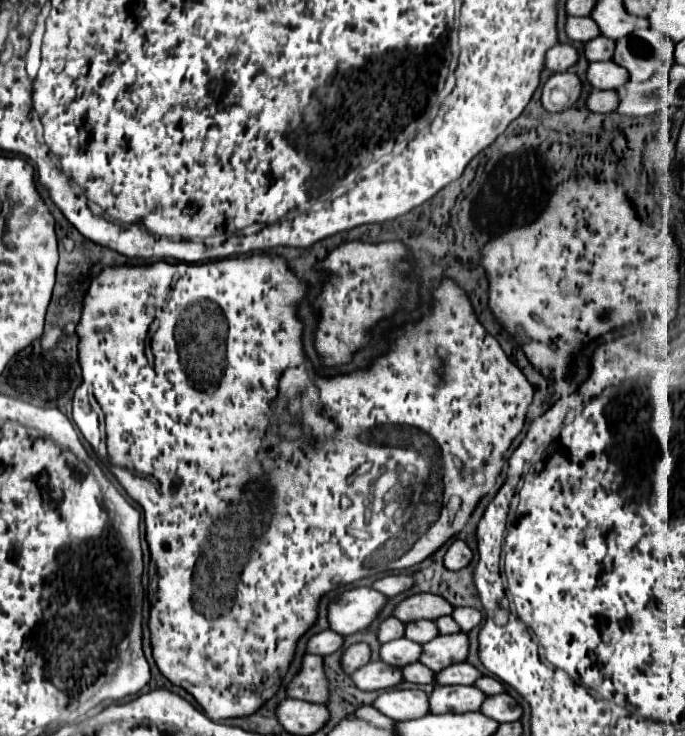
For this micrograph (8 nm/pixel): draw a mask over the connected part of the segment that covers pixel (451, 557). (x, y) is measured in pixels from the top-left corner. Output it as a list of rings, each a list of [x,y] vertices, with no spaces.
[[[453,541],[445,553],[445,567],[451,571],[459,571],[467,567],[473,559],[473,551],[463,541]]]

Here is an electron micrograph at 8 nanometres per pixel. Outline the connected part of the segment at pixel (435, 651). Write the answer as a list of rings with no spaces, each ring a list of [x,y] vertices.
[[[465,633],[455,635],[439,635],[433,641],[423,645],[421,663],[439,673],[441,669],[467,661],[469,655],[469,637]]]

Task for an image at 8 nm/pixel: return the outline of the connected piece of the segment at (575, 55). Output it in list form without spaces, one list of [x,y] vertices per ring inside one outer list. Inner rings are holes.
[[[555,45],[547,51],[545,67],[549,71],[567,71],[571,65],[575,65],[579,59],[579,51],[573,45]]]

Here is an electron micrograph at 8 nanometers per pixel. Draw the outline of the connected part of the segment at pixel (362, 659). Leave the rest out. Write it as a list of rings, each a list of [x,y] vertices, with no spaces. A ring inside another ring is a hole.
[[[357,643],[357,645],[351,645],[345,653],[343,653],[343,659],[341,659],[341,665],[343,669],[351,675],[355,673],[357,669],[361,669],[363,665],[367,665],[371,661],[371,649],[367,643]]]

